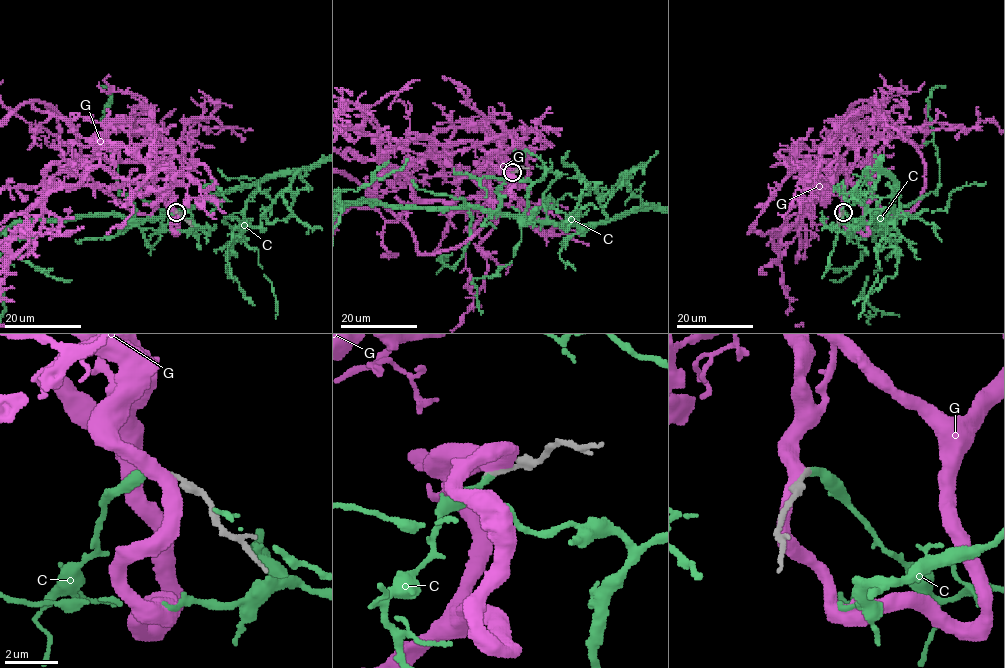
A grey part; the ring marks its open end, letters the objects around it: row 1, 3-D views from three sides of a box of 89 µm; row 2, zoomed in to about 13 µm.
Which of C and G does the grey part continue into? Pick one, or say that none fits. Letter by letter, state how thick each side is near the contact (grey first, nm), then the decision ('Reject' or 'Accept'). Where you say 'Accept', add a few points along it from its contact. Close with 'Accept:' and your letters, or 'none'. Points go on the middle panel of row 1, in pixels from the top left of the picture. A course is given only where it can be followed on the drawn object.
C: Thickness 220 nm (grey) against 320 nm. Accept
G: Thickness 280 nm (grey) against 480 nm. Reject
Accept: C

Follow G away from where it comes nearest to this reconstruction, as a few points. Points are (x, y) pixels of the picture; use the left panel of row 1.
G: (177, 212), (170, 194), (139, 214), (99, 188), (76, 131), (26, 100)

